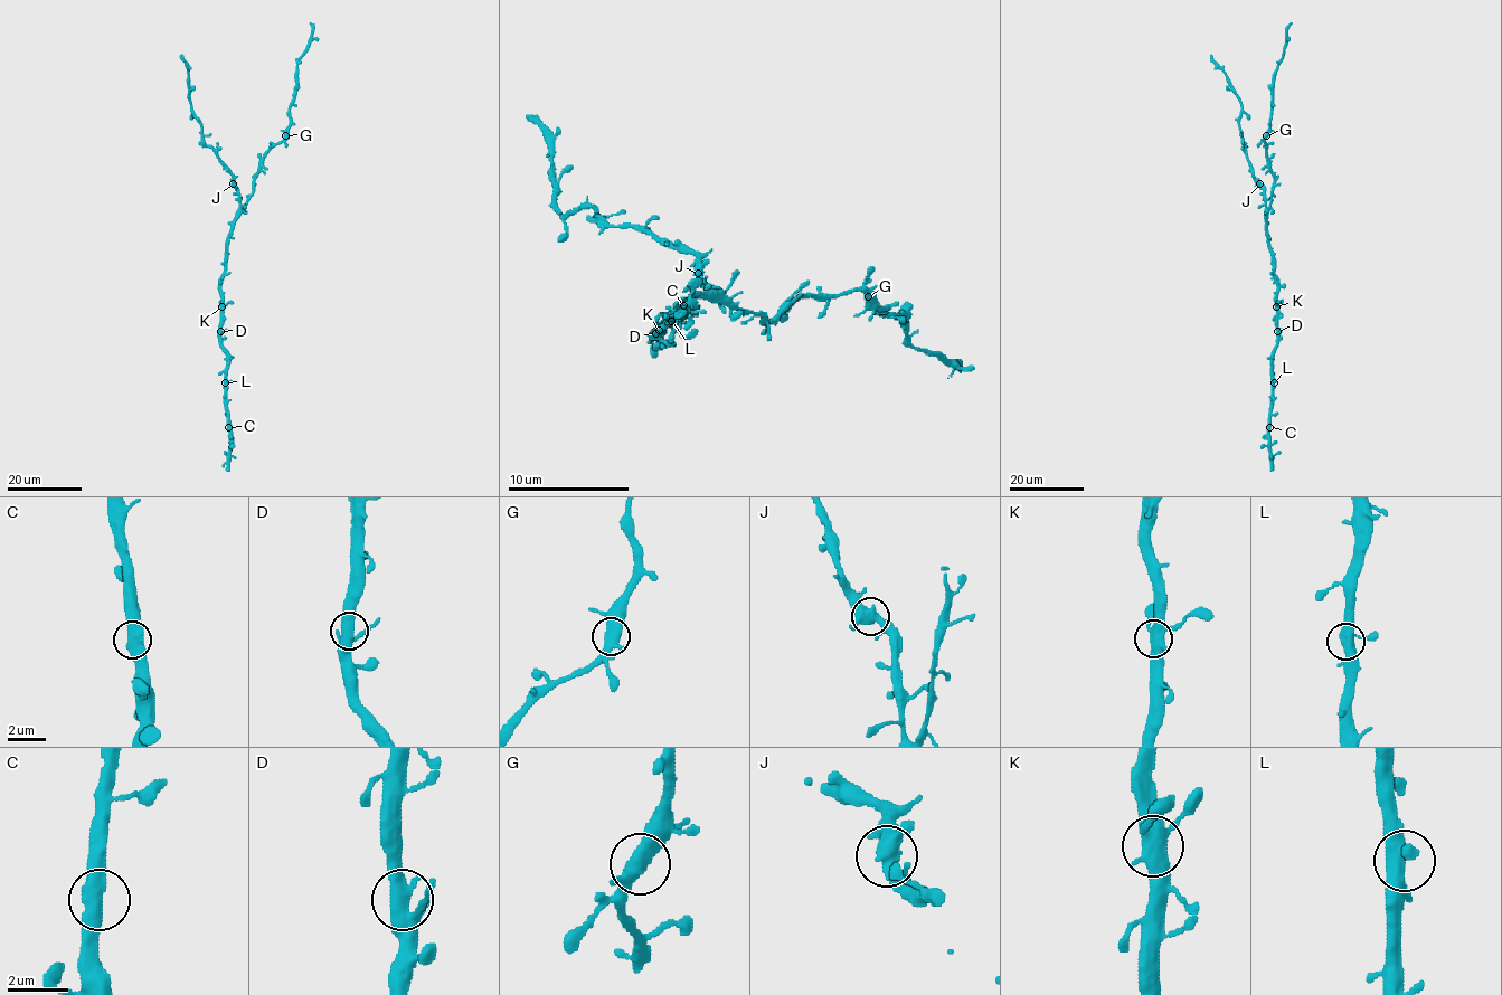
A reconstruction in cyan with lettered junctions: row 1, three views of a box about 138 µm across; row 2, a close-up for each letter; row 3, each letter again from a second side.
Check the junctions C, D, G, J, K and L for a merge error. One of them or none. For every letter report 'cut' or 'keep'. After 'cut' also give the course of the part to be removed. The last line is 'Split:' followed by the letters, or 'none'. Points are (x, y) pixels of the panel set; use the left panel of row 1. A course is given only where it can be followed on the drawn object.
C: keep
D: keep
G: keep
J: keep
K: keep
L: keep
Split: none

